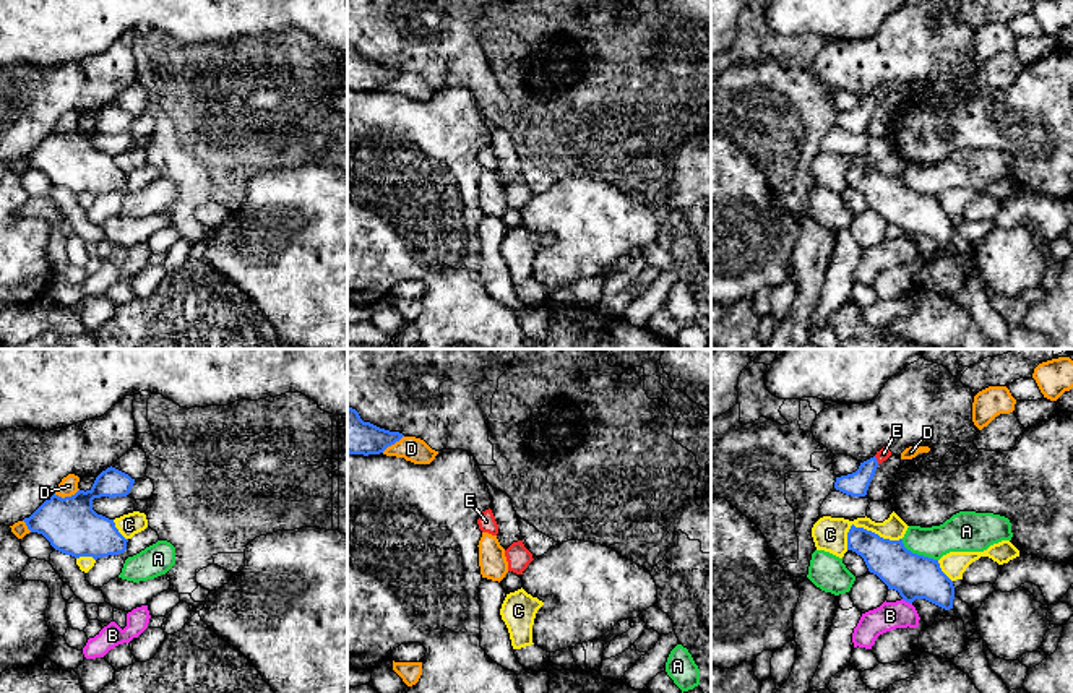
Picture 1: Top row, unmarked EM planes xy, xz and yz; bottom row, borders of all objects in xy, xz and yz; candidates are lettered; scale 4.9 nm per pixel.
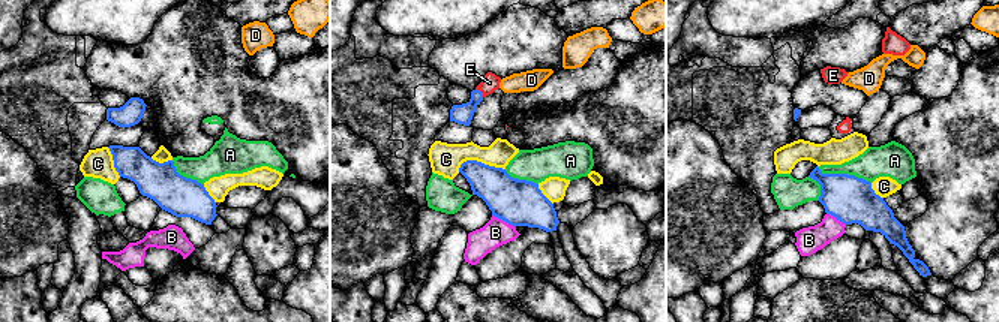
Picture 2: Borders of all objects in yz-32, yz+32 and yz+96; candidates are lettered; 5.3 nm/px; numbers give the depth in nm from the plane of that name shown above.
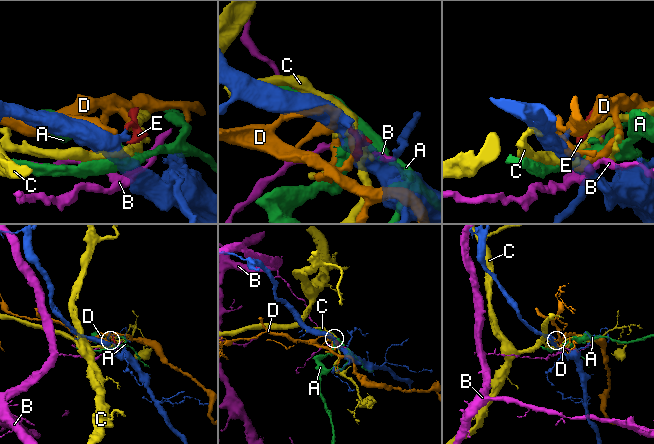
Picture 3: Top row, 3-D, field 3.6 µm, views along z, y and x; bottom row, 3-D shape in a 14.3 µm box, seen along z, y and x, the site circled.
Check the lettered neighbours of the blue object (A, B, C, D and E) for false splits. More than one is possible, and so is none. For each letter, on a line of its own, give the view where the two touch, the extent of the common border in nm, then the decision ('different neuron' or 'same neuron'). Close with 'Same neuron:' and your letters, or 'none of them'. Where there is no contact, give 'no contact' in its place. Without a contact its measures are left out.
A: meets blue in yz; contact 220 nm long; different neuron
B: meets blue in yz; contact 60 nm long; different neuron
C: meets blue in yz; contact 280 nm long; different neuron
D: meets blue in xy; contact 130 nm long; different neuron
E: meets blue in yz; contact 50 nm long; same neuron
Same neuron: E

